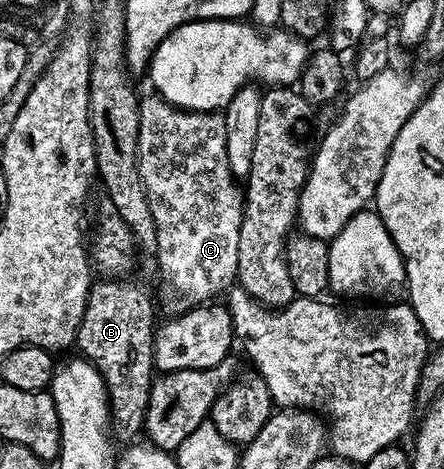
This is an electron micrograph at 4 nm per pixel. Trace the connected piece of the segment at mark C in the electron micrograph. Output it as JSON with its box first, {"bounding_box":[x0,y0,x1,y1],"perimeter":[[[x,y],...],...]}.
{"bounding_box":[137,94,243,302],"perimeter":[[[149,94],[139,104],[139,142],[137,143],[137,161],[139,174],[143,178],[143,186],[147,190],[147,202],[151,202],[151,214],[155,214],[155,230],[157,231],[157,251],[155,259],[161,267],[161,276],[189,302],[209,302],[226,291],[234,283],[239,262],[239,230],[241,229],[241,210],[243,207],[243,188],[235,179],[227,162],[227,130],[225,117],[217,112],[187,112],[184,108],[174,108],[165,103],[160,96]]]}

